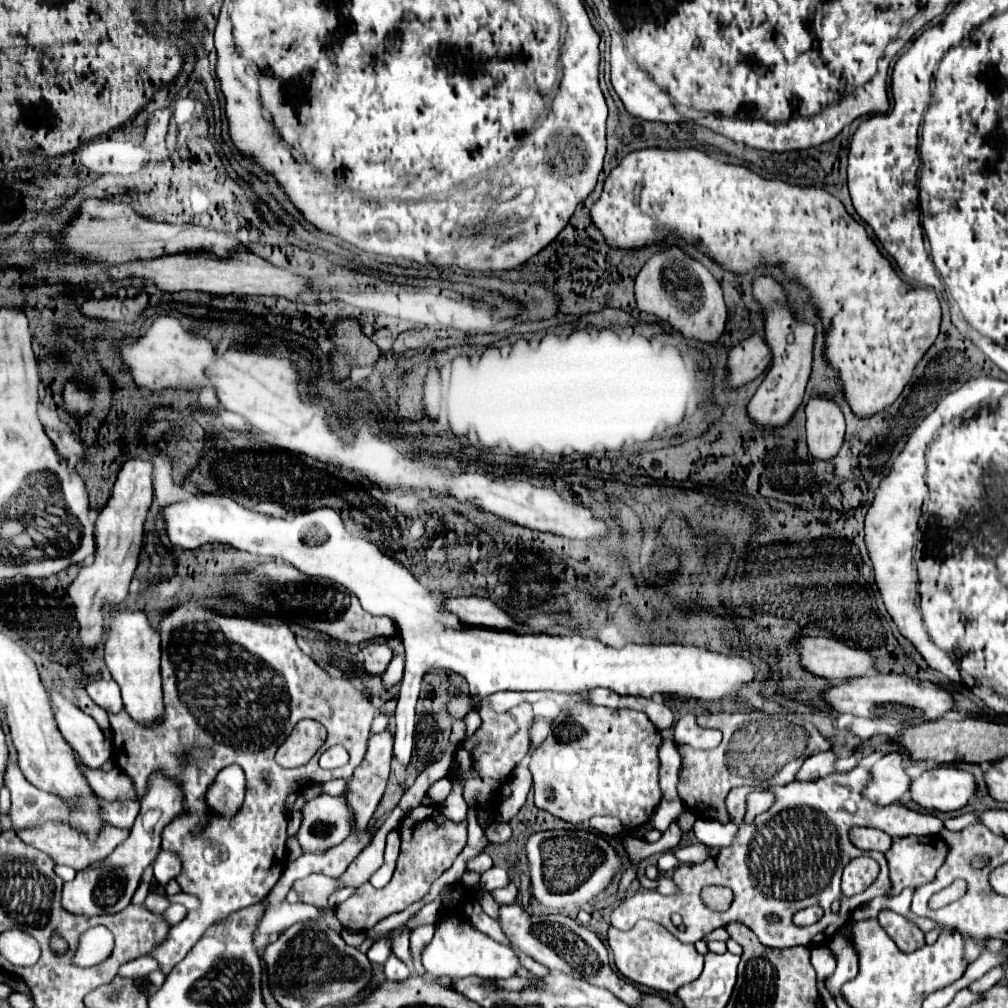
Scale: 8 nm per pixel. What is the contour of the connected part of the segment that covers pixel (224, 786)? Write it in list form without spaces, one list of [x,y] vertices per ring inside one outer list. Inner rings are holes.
[[[238,765],[226,767],[208,791],[208,807],[220,815],[232,815],[244,799],[244,773]]]

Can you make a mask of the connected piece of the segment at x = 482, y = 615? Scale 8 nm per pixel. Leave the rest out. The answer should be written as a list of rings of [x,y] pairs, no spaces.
[[[444,597],[442,605],[446,611],[456,615],[464,625],[486,627],[486,629],[512,629],[512,617],[500,609],[496,601],[480,597]]]

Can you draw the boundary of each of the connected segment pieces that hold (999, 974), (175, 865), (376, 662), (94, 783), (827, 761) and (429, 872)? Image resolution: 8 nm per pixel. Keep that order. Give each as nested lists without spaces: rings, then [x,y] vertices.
[[[996,967],[996,969],[988,971],[986,975],[982,975],[980,979],[976,979],[974,983],[970,983],[968,989],[970,989],[970,991],[988,991],[988,989],[994,987],[1002,977],[1004,977],[1004,971],[1002,971],[1000,967]]]
[[[160,851],[156,863],[154,863],[154,877],[158,883],[168,883],[170,879],[176,879],[180,873],[180,857],[176,853]]]
[[[368,643],[362,649],[362,667],[368,675],[380,675],[392,659],[392,649],[386,643]]]
[[[80,763],[80,767],[84,769],[90,787],[104,801],[126,801],[126,799],[138,801],[138,793],[134,789],[134,783],[122,769],[114,767],[110,771],[102,771],[102,769],[100,771],[90,771],[82,763]]]
[[[824,751],[824,753],[812,755],[802,763],[802,767],[796,773],[796,779],[798,781],[816,781],[820,777],[826,777],[834,771],[834,763],[836,763],[834,751]]]
[[[420,805],[408,815],[404,815],[399,829],[400,853],[390,883],[382,889],[362,885],[344,903],[340,903],[336,907],[336,917],[342,923],[342,927],[350,931],[368,931],[388,915],[404,911],[408,905],[420,901],[430,891],[430,885],[454,863],[454,859],[466,845],[466,833],[468,819],[454,823],[446,815],[442,815],[436,805]]]

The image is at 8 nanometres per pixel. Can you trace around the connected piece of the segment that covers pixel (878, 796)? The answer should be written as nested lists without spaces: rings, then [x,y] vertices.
[[[888,753],[876,761],[870,769],[868,785],[862,791],[862,797],[876,805],[892,805],[902,795],[908,793],[910,779],[900,753]]]

